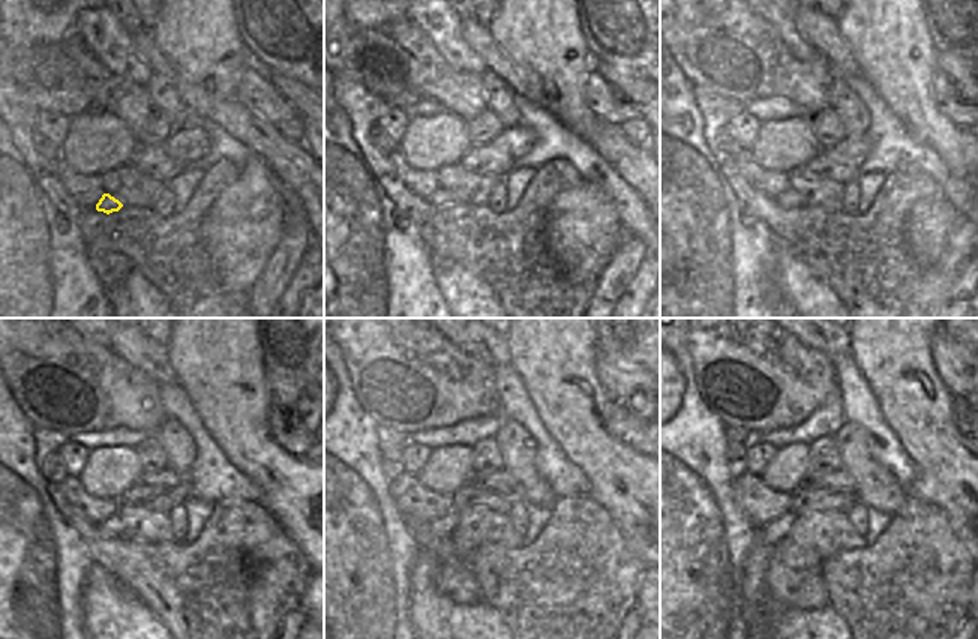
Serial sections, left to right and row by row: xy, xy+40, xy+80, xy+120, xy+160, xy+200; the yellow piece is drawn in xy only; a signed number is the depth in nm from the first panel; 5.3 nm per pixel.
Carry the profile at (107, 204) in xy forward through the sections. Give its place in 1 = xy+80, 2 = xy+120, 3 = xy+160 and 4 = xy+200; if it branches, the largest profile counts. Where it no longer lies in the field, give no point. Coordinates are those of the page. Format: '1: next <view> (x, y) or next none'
1: next xy+80 (789, 200)
2: next xy+120 (113, 527)
3: next xy+160 (443, 528)
4: next xy+200 (774, 533)

